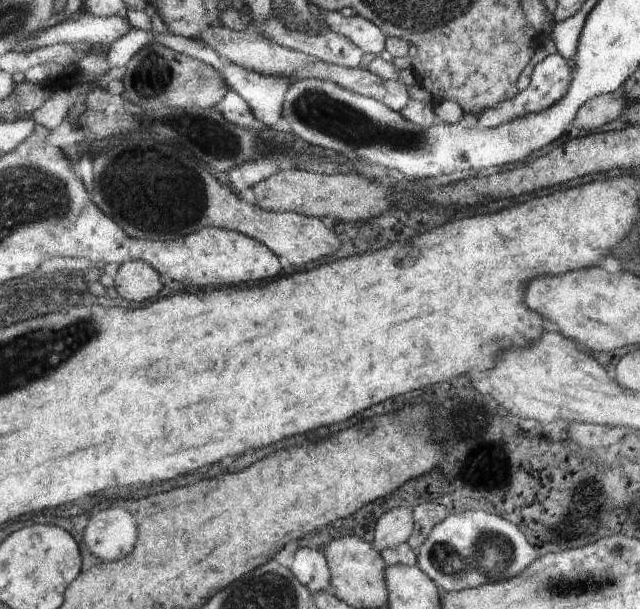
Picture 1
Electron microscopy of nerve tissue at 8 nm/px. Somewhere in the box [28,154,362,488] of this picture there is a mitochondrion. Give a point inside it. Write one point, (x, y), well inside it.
(110, 187)

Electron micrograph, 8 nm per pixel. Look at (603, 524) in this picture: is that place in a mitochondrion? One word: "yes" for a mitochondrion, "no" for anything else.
no

